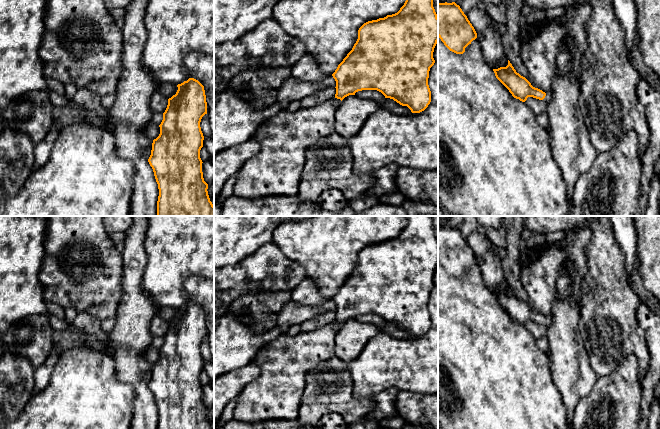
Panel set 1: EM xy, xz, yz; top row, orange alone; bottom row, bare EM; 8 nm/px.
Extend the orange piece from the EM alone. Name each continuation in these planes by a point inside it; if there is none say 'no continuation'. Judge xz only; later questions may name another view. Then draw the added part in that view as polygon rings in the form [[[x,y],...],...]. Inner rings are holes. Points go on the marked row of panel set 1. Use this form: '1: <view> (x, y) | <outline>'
no continuation

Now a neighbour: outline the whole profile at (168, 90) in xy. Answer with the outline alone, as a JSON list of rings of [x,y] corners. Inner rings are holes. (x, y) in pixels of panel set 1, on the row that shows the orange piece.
[[[155,83],[156,90],[164,95],[167,99],[176,94],[178,87],[172,83]]]

